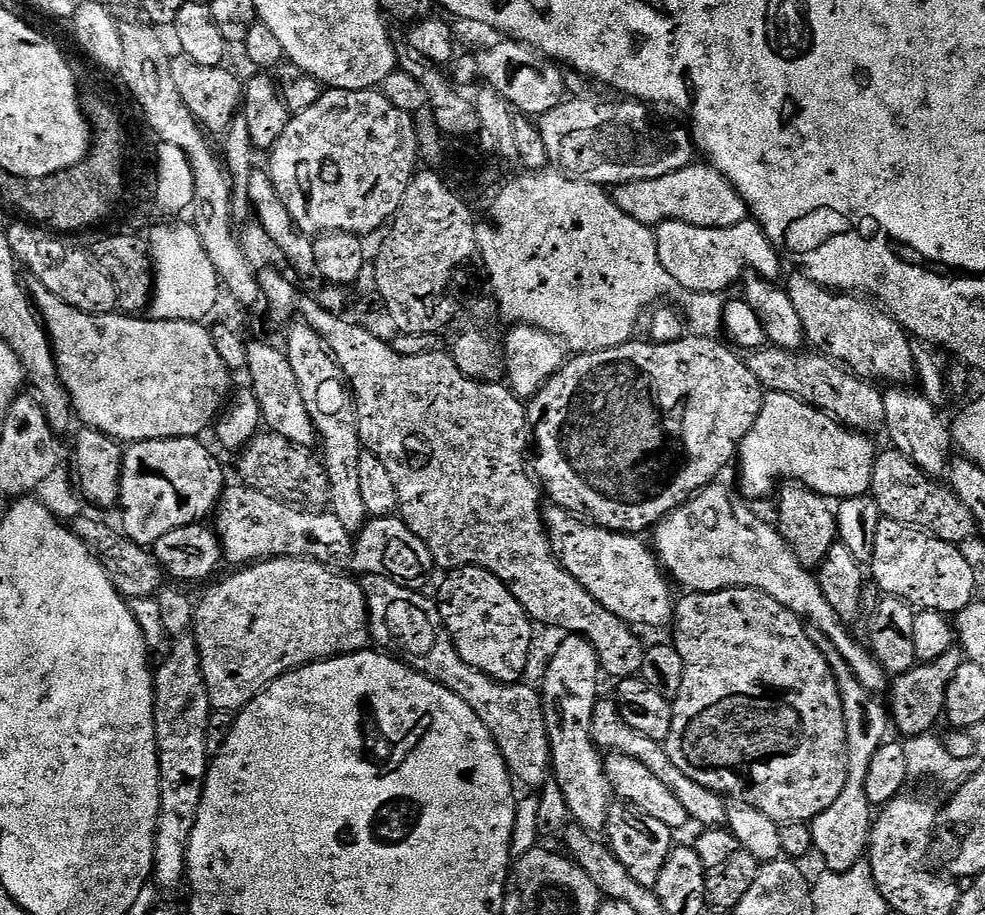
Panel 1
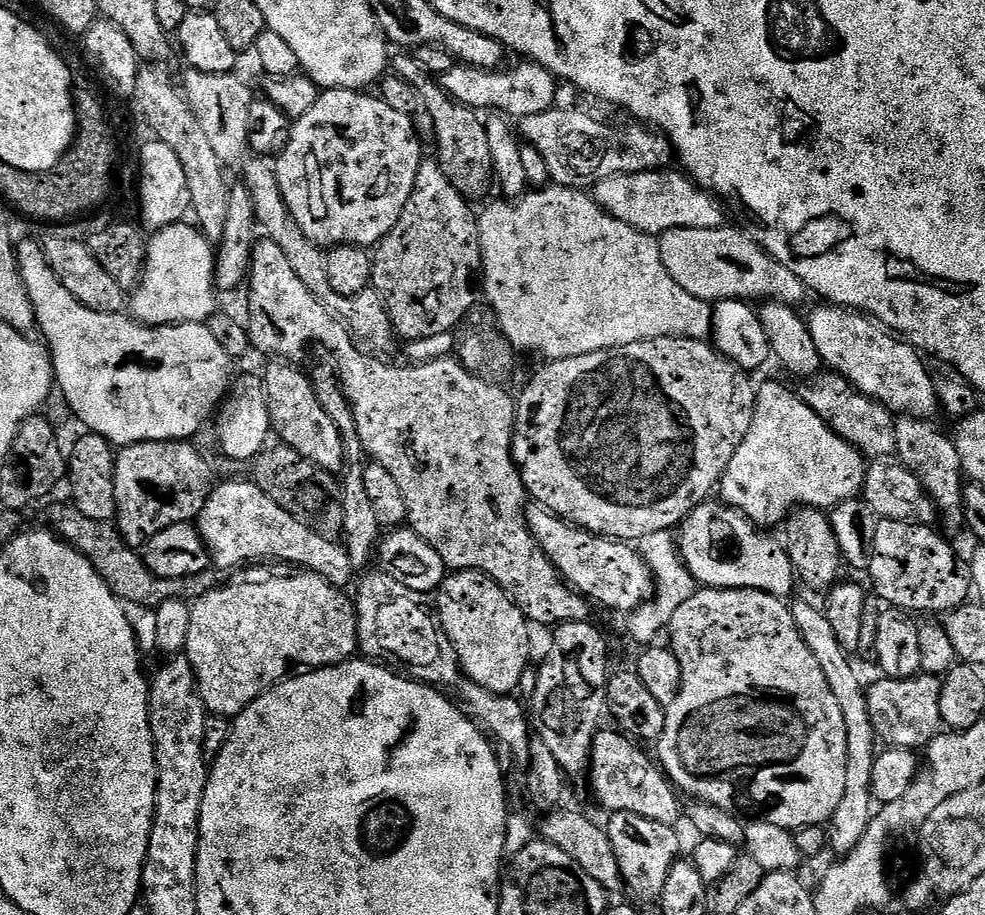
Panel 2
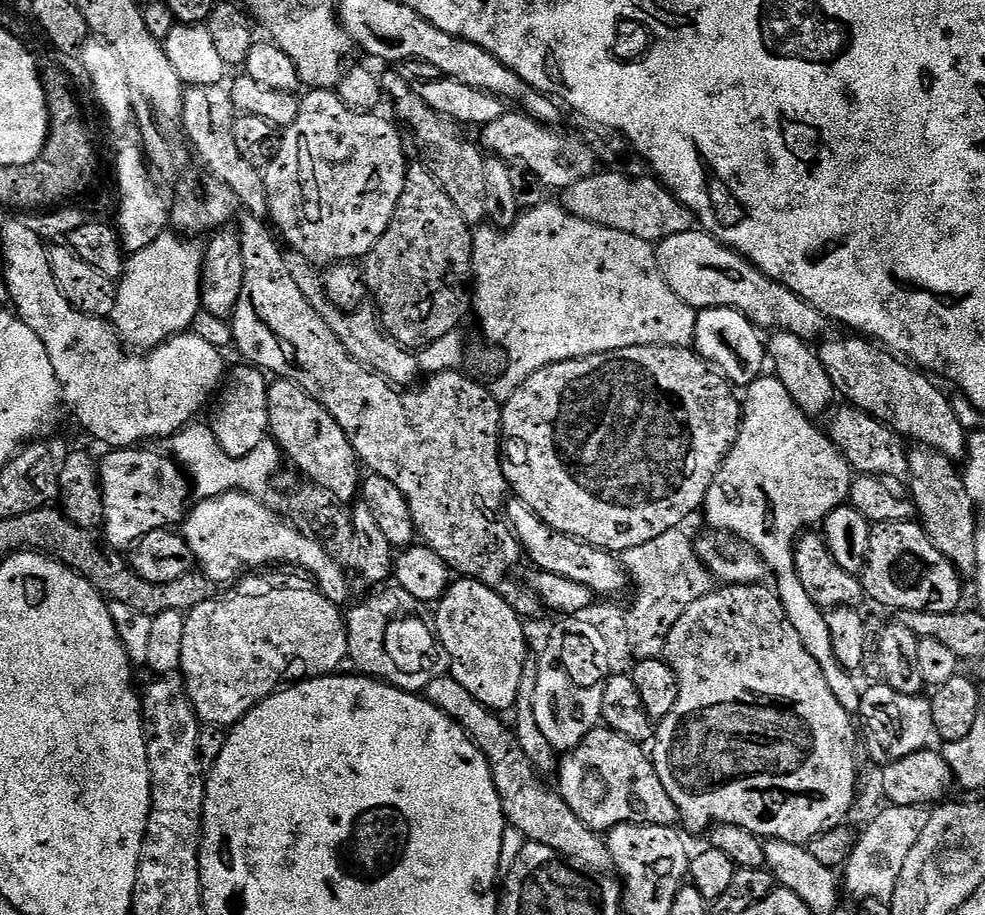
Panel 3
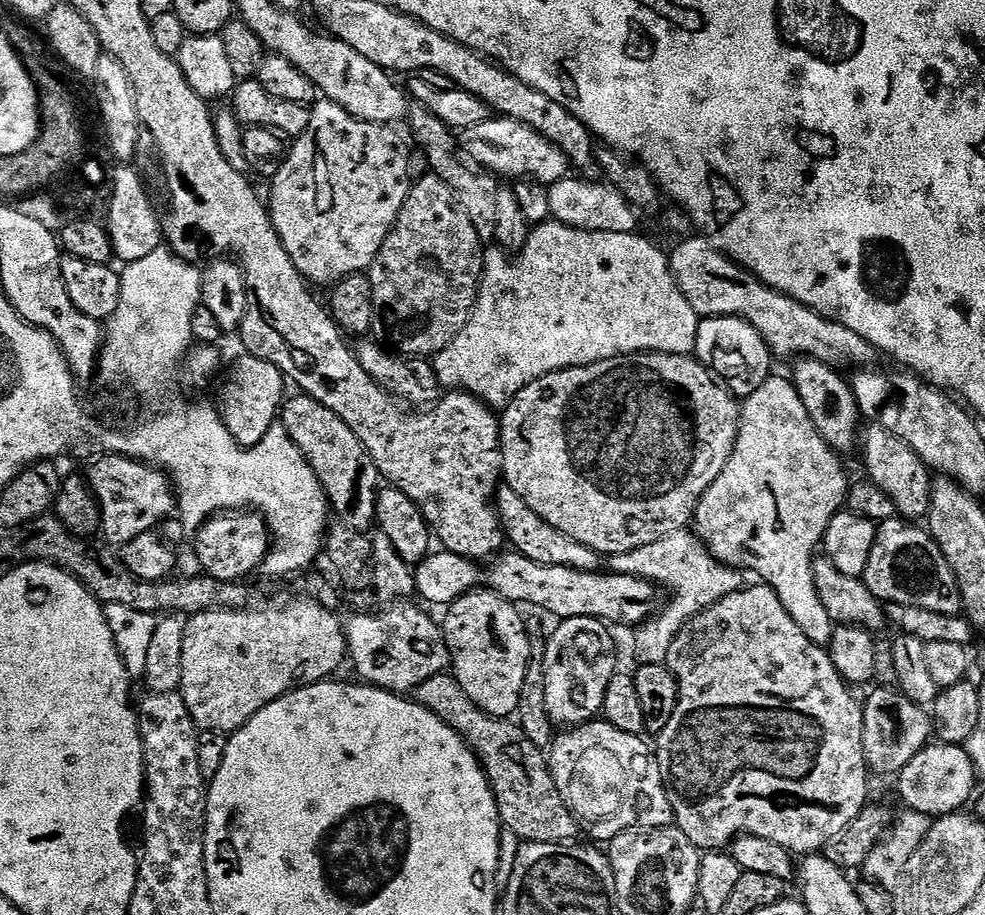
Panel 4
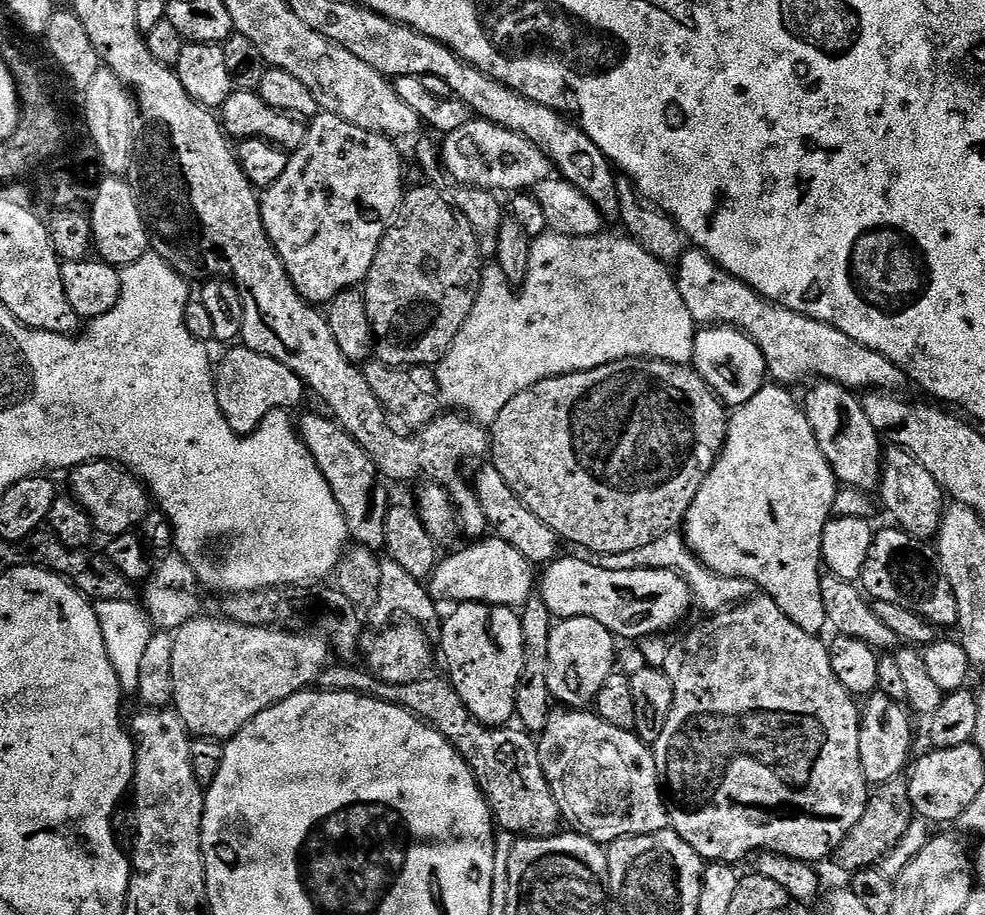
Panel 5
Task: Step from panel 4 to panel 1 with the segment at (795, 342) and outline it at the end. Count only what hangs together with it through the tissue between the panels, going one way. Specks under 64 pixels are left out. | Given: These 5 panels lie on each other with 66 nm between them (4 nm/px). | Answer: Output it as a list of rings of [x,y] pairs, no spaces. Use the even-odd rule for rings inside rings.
[[[751,218],[733,228],[699,228],[686,222],[665,220],[663,224],[655,225],[654,231],[662,266],[666,266],[668,273],[691,292],[727,293],[731,284],[741,283],[744,268],[749,268],[749,273],[763,276],[766,280],[776,282],[781,279],[781,253]]]

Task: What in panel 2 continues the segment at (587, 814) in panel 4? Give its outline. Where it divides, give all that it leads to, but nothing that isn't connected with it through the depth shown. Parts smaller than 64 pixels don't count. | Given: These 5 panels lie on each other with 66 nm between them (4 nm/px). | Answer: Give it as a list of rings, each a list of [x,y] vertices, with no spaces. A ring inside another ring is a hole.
[[[623,731],[596,733],[590,757],[590,777],[592,792],[602,807],[609,813],[629,812],[654,822],[675,825],[682,816],[682,800],[677,789],[664,775],[659,763],[651,755],[647,756]]]

